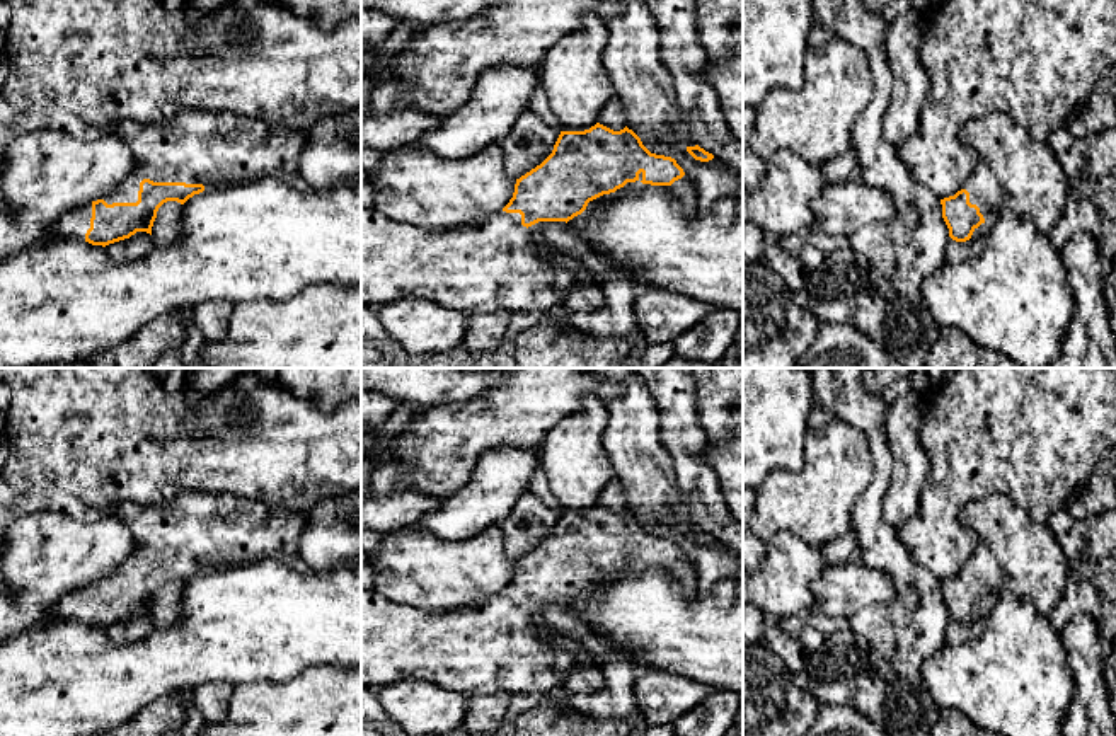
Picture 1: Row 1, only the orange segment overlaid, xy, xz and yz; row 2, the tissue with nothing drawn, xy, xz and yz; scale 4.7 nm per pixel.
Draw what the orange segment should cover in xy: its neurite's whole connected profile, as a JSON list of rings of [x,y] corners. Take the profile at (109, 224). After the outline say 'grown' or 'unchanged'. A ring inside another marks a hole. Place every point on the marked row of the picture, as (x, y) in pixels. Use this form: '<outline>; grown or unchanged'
[[[0,94],[0,175],[10,141],[34,131],[65,131],[80,141],[102,138],[114,131],[126,143],[136,162],[124,182],[107,198],[75,208],[55,225],[55,235],[78,239],[92,245],[109,245],[136,232],[152,235],[158,208],[167,201],[184,204],[204,189],[225,187],[262,175],[286,175],[302,181],[298,158],[307,141],[307,129],[290,129],[261,119],[230,112],[184,111],[169,121],[116,121],[95,128],[61,107],[15,111]]]; grown

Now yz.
[[[1005,112],[969,119],[961,131],[961,140],[973,150],[976,165],[961,191],[941,199],[949,237],[966,242],[981,223],[990,223],[1002,211],[1031,220],[1041,233],[1050,237],[1065,215],[1070,196],[1070,177],[1050,145],[1015,124]]]; grown

